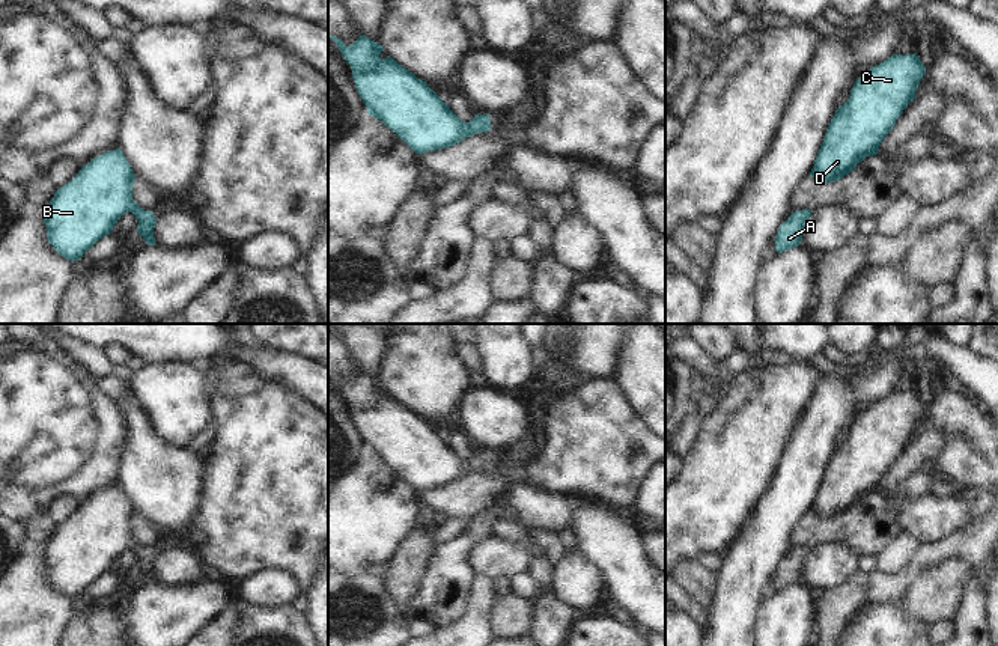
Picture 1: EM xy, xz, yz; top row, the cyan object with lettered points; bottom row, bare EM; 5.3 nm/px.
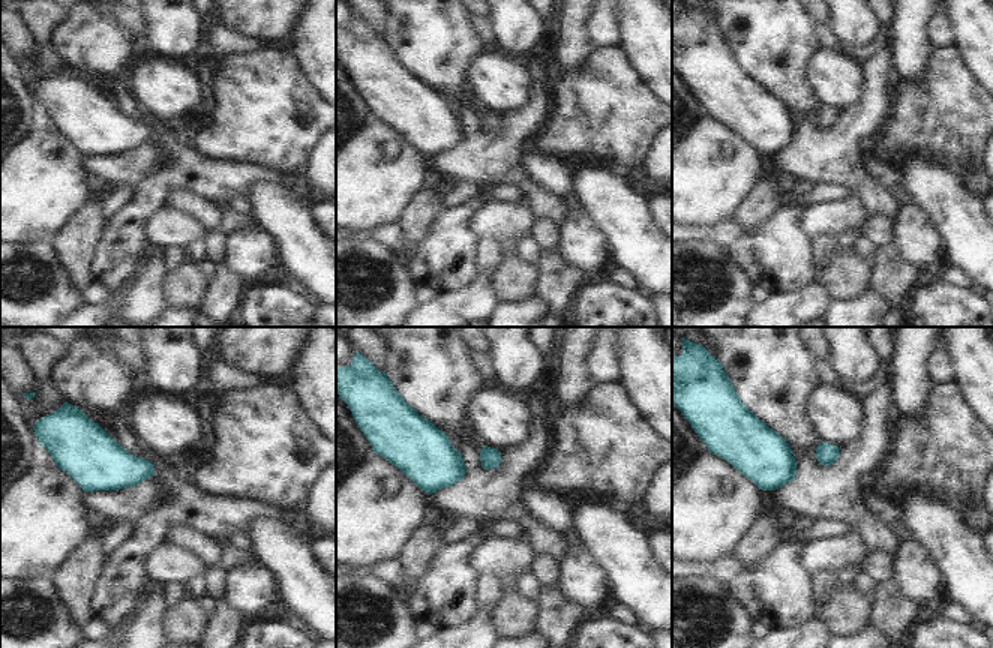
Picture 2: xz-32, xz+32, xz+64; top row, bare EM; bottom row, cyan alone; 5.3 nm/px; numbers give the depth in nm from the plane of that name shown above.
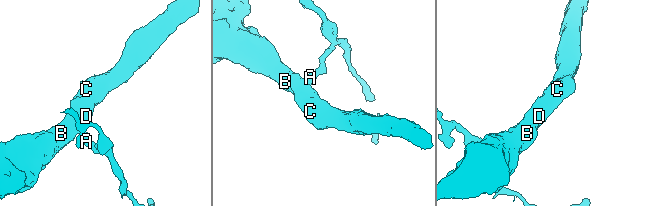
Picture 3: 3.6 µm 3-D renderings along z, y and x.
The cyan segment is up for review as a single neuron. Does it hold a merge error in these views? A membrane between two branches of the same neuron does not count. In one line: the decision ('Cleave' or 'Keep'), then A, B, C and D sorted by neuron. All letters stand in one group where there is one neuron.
Keep. Groups: A B C D

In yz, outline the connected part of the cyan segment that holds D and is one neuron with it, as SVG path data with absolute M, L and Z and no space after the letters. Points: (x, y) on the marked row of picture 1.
M914 53L893 54L858 77L849 99L838 105L829 122L810 176L834 182L866 157L876 155L897 117L915 99L924 74L926 66Z

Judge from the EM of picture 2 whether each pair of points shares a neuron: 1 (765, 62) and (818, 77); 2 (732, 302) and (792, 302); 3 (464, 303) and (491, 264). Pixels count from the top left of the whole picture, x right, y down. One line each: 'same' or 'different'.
1: different
2: different
3: same

